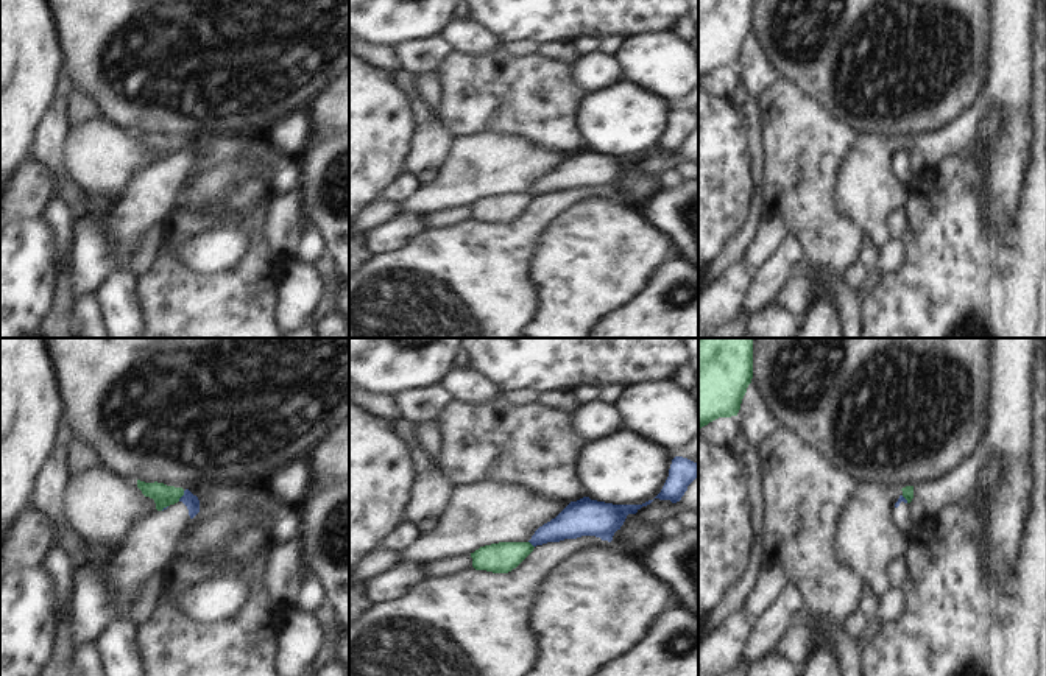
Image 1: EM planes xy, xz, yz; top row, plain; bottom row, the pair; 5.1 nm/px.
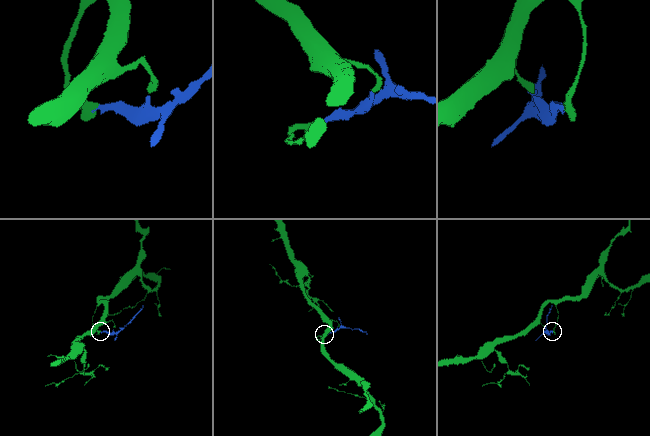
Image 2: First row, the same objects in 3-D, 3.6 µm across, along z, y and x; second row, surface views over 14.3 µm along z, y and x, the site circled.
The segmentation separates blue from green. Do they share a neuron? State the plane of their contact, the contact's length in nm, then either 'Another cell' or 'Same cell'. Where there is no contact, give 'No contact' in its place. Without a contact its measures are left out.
Touches blue in xy. Shared border 70 nm. Another cell

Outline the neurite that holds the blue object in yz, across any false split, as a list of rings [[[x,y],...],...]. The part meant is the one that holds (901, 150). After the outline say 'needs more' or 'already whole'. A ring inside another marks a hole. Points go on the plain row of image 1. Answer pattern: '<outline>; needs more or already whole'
[[[899,146],[893,160],[893,173],[899,179],[904,192],[909,195],[909,188],[917,182],[918,168],[912,164],[910,154]]]; needs more

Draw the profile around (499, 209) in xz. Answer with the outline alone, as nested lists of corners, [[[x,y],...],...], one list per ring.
[[[499,193],[485,196],[471,204],[472,218],[493,224],[508,224],[516,220],[533,199],[530,193]]]

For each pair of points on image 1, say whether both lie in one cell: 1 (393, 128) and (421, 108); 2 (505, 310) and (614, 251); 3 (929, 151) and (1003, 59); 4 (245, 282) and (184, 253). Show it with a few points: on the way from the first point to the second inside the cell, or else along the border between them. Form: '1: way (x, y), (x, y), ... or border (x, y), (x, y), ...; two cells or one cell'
1: border (413, 116), (416, 122); two cells
2: border (537, 256), (540, 313), (532, 321); two cells
3: way (956, 137), (1003, 91), (1003, 86); one cell
4: border (251, 248), (220, 273), (189, 265); two cells

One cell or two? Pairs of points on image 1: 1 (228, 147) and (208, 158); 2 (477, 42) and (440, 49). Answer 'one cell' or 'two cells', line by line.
1: one cell
2: two cells

